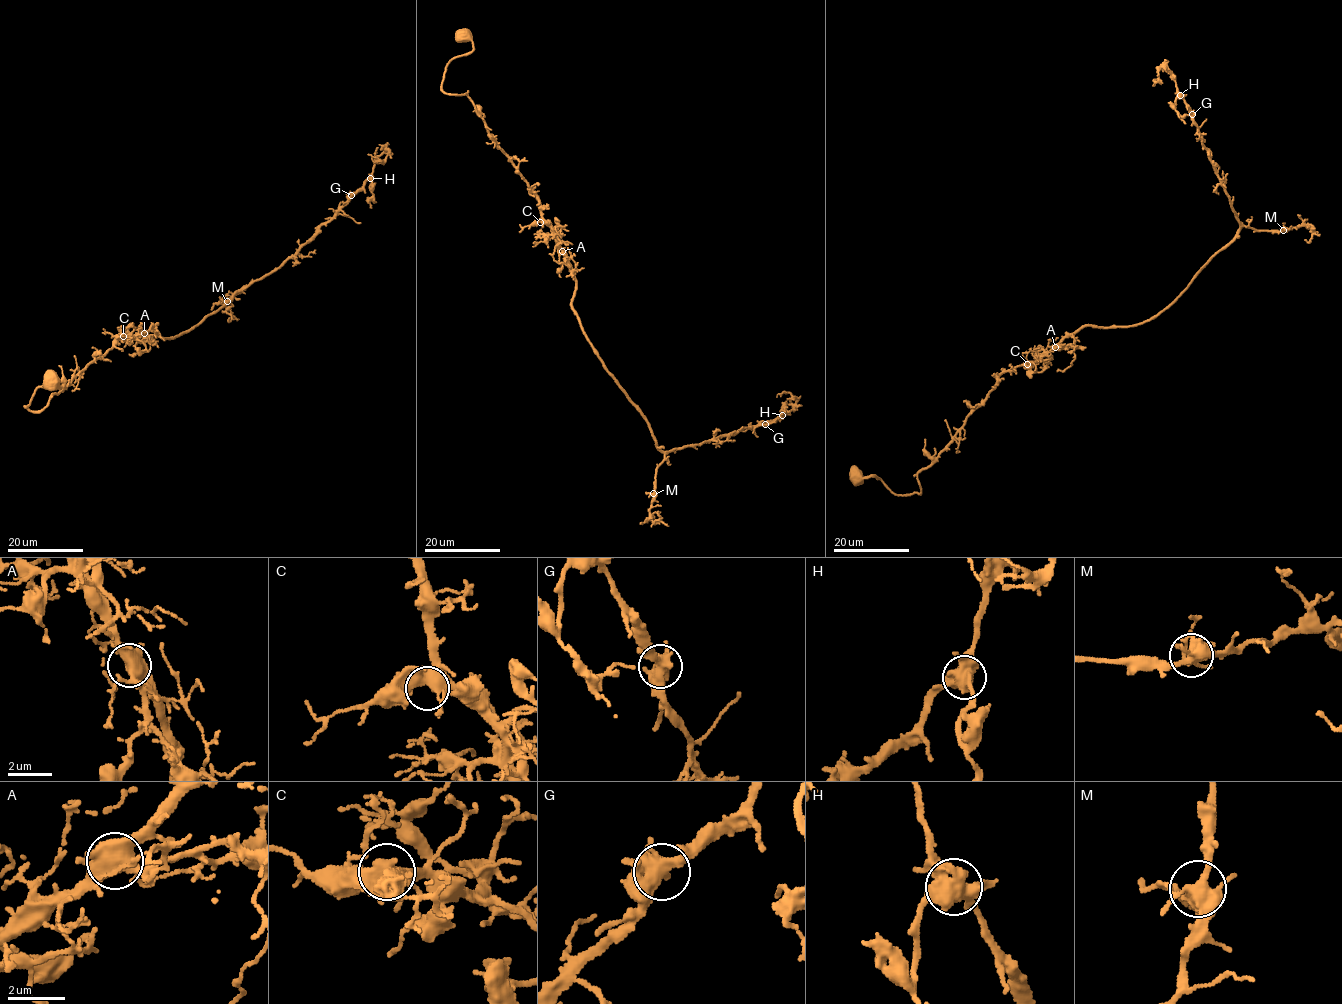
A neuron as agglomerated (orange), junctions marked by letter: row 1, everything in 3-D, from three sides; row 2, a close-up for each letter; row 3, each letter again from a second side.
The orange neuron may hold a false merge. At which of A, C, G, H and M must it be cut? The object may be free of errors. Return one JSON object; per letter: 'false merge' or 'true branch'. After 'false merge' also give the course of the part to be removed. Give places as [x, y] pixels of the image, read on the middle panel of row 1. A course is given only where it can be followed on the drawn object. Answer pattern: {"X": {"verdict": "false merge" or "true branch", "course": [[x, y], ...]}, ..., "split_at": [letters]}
{"A": {"verdict": "true branch"}, "C": {"verdict": "true branch"}, "G": {"verdict": "true branch"}, "H": {"verdict": "true branch"}, "M": {"verdict": "true branch"}, "split_at": []}

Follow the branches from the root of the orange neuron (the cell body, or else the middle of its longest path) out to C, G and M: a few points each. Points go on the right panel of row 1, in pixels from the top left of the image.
C: (856, 476), (877, 477), (895, 494), (920, 494), (917, 474), (945, 447), (994, 388), (1000, 375), (1027, 364)
G: (856, 476), (920, 494), (917, 474), (1003, 373), (1086, 325), (1155, 318), (1227, 245), (1240, 225), (1192, 114)
M: (856, 476), (920, 494), (917, 474), (1003, 373), (1086, 325), (1155, 318), (1242, 226), (1283, 230)

